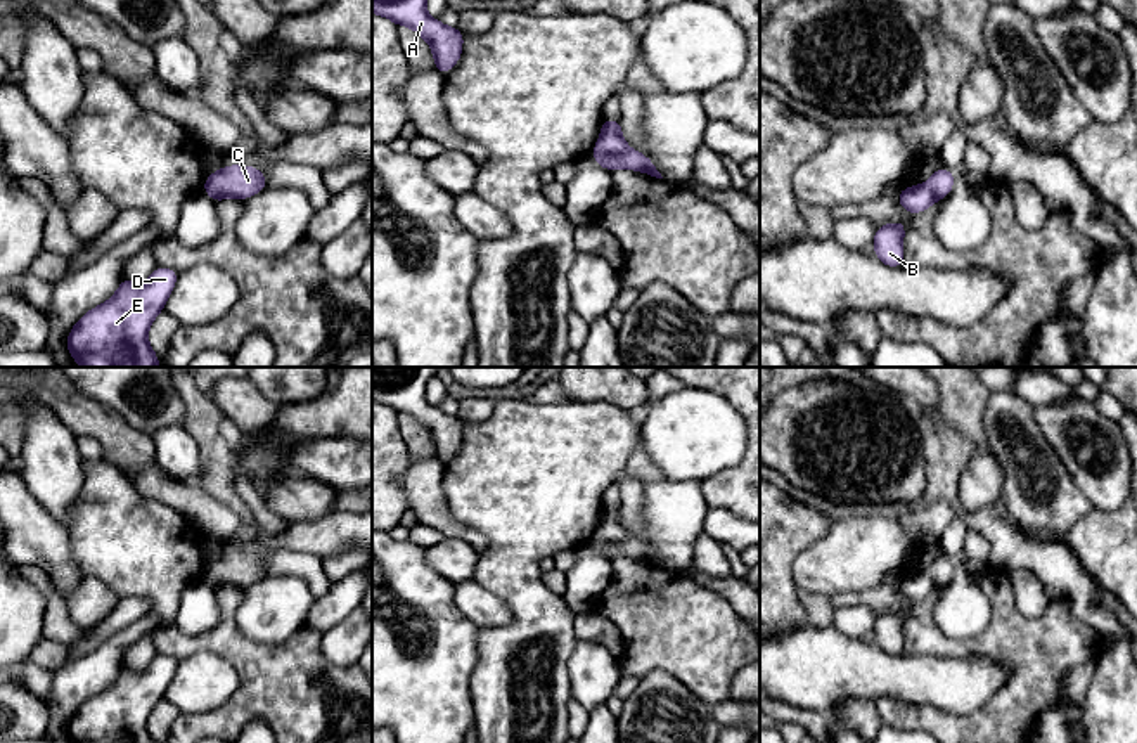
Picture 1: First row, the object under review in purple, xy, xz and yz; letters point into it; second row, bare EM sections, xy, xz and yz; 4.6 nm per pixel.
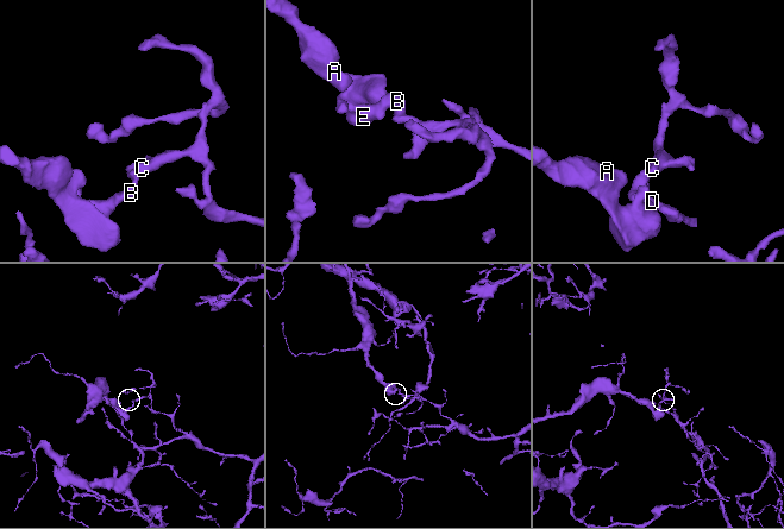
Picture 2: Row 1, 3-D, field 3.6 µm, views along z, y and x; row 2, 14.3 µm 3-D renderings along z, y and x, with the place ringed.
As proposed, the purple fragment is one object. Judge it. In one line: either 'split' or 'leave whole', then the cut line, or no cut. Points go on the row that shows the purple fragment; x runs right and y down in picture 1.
split | xz (627, 148), (618, 153), (594, 155)

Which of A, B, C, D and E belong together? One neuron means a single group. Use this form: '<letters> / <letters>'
A B D E / C

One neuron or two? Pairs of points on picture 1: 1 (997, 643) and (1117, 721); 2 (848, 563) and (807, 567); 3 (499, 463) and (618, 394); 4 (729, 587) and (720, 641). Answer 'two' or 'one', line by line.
1: two
2: one
3: two
4: two

